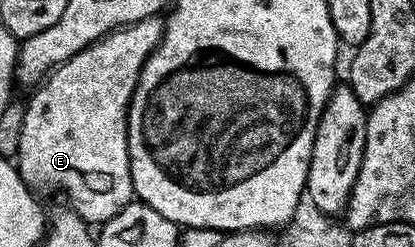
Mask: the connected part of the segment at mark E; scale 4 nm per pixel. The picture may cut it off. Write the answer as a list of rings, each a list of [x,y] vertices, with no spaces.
[[[156,16],[127,25],[125,29],[115,29],[95,45],[72,55],[72,59],[59,65],[33,90],[34,98],[26,105],[24,131],[20,131],[16,158],[18,174],[31,191],[59,189],[70,200],[67,201],[69,208],[76,210],[88,223],[105,223],[130,204],[134,197],[134,184],[128,155],[126,116],[140,71],[154,48],[161,43],[163,28],[163,18]]]

